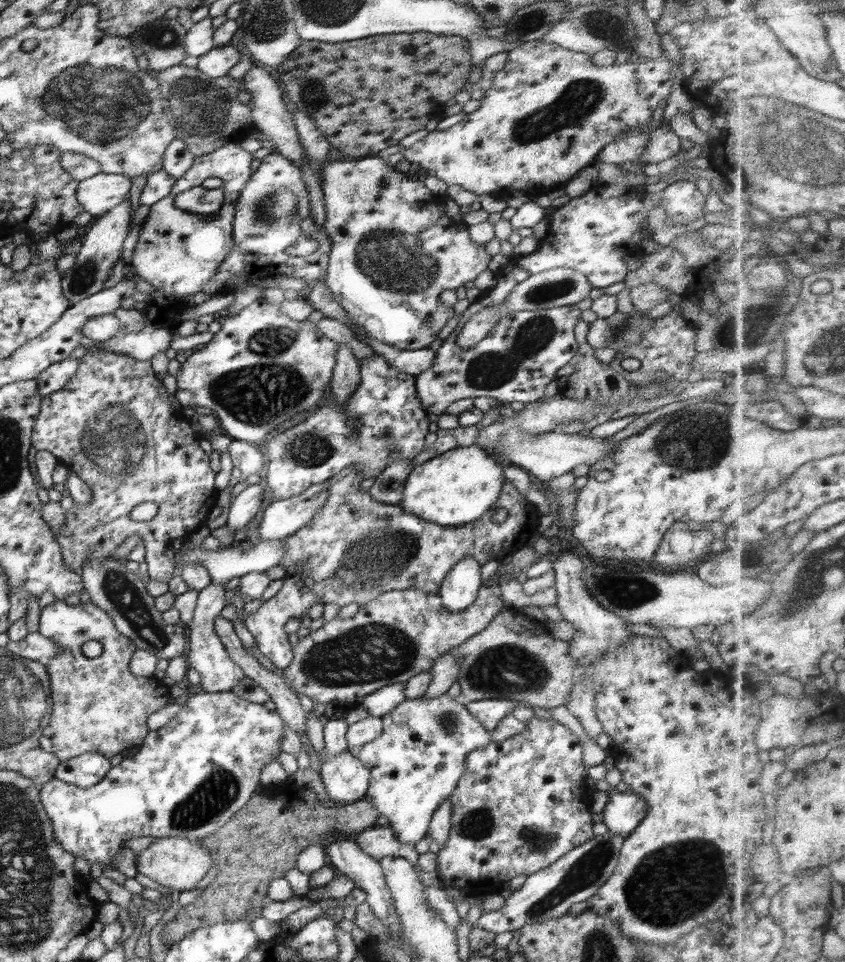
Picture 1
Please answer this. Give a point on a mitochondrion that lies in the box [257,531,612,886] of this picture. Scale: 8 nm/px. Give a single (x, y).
(374, 652)

